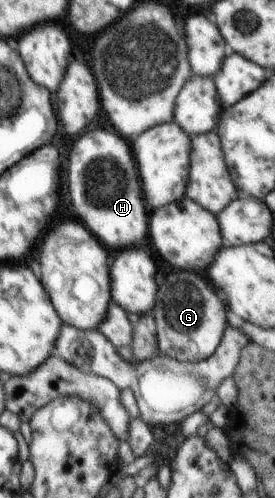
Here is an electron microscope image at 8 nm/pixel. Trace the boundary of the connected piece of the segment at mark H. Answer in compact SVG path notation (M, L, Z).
M95 128L95 132L85 132L81 140L75 142L73 156L68 158L69 192L75 216L98 240L103 238L101 242L109 248L141 244L149 230L150 211L144 202L139 170L131 145L111 130Z

